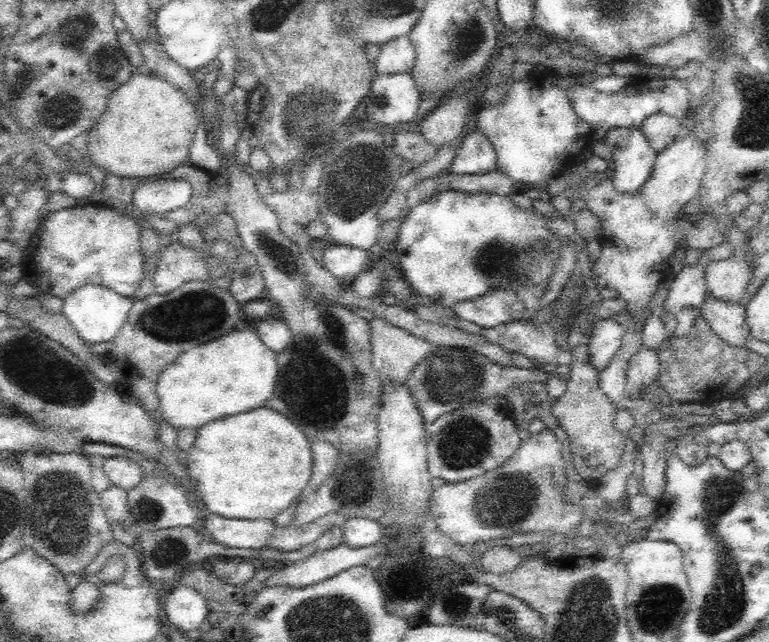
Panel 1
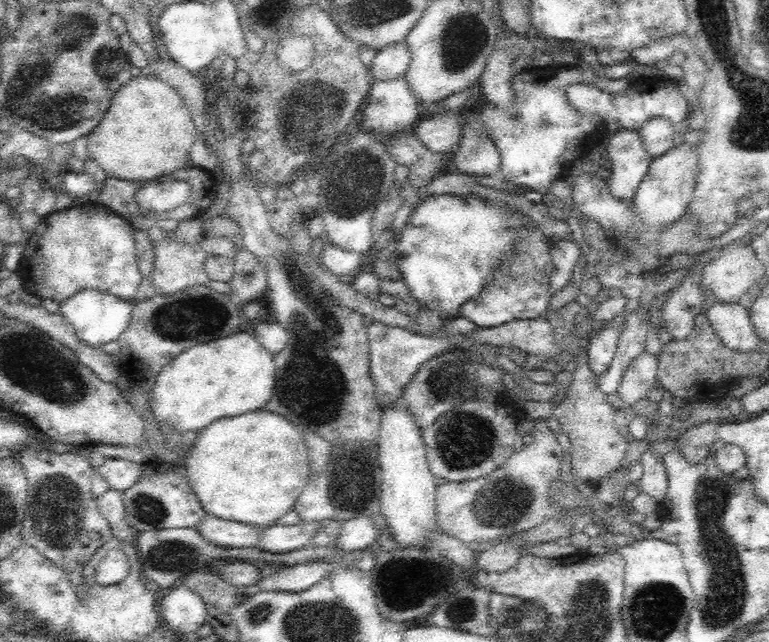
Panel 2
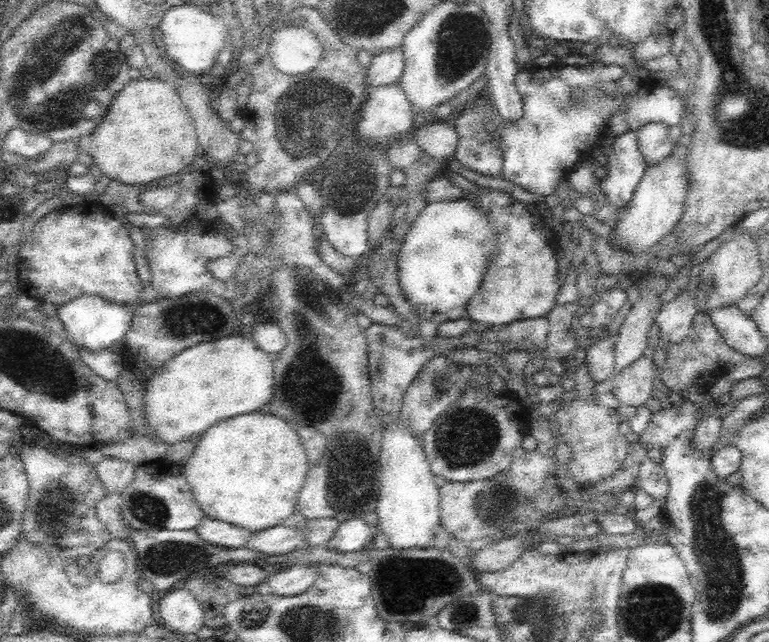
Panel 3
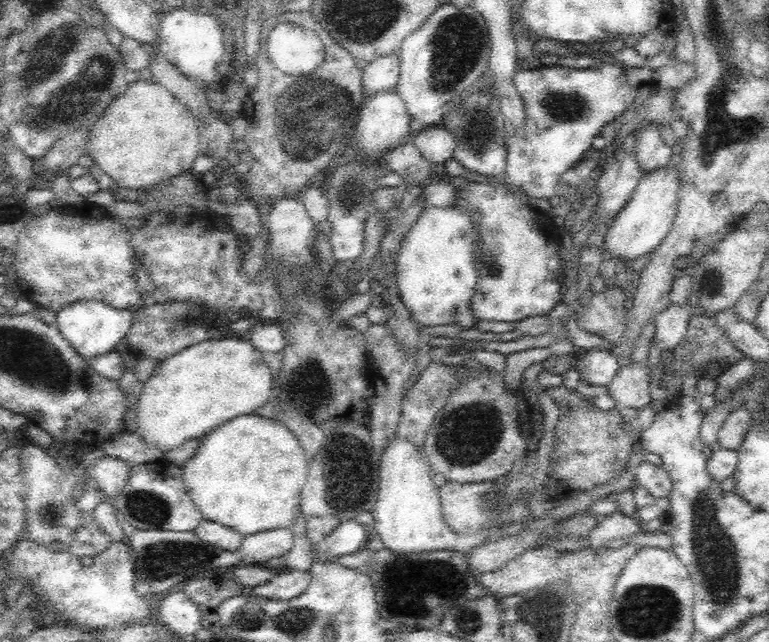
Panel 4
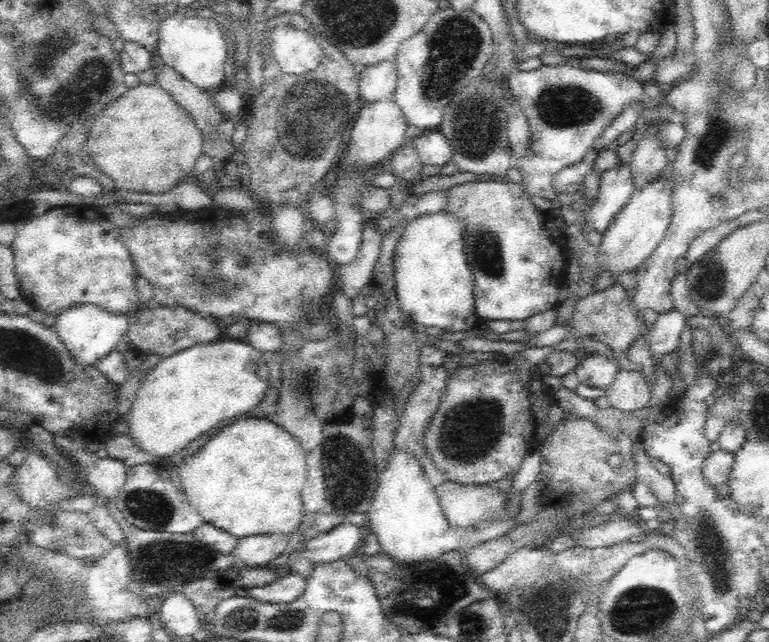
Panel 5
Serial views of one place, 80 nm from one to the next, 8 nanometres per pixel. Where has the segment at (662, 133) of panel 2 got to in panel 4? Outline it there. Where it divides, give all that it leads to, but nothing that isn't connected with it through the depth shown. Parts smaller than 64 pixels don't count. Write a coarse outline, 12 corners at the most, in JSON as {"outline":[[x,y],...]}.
{"outline":[[662,126],[635,132],[634,155],[642,175],[668,166],[672,147]]}

